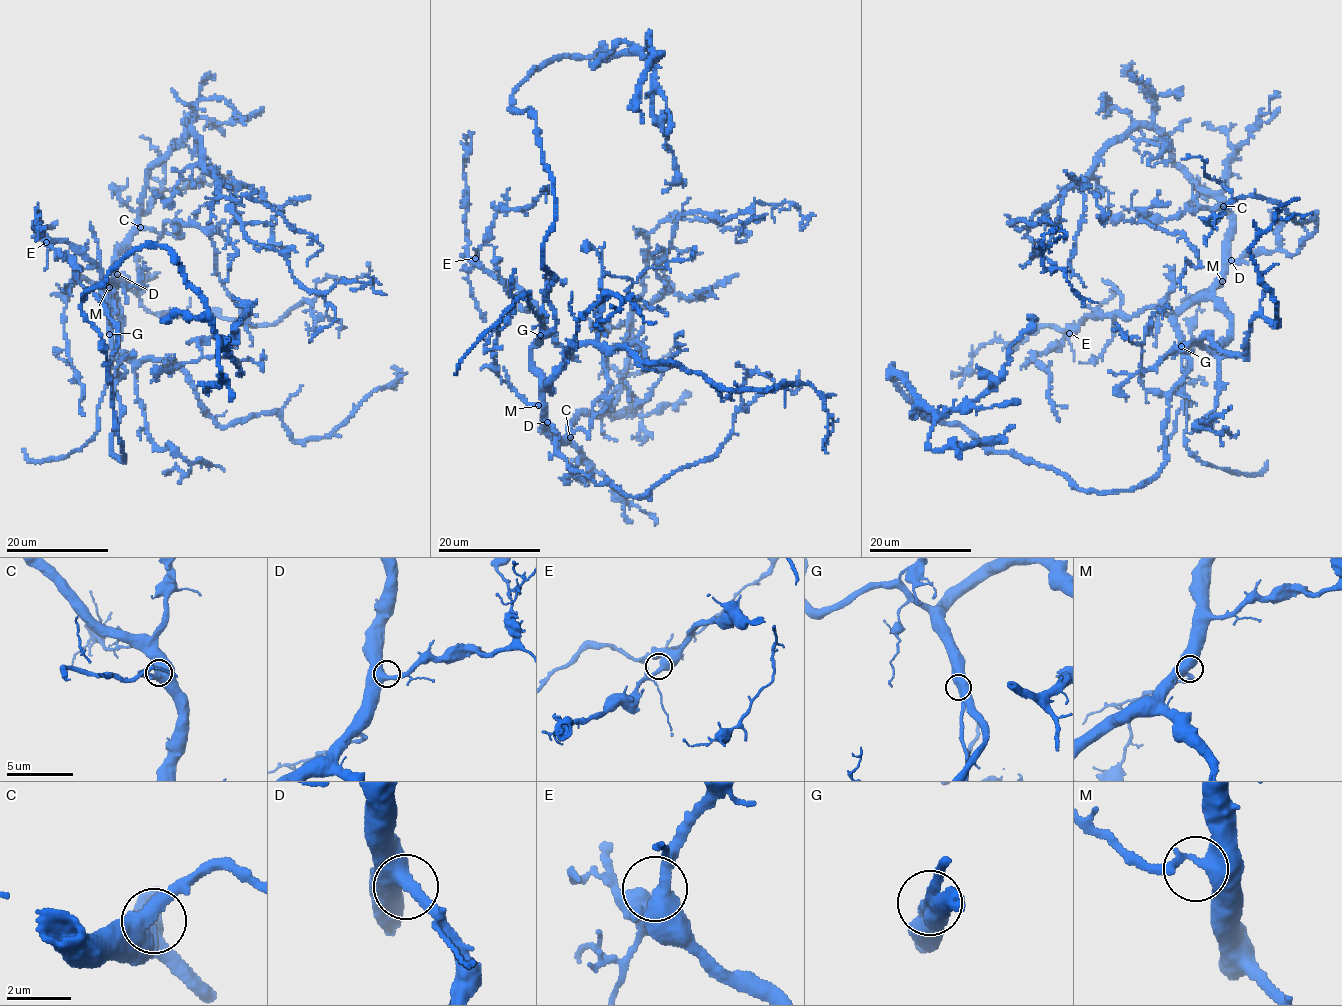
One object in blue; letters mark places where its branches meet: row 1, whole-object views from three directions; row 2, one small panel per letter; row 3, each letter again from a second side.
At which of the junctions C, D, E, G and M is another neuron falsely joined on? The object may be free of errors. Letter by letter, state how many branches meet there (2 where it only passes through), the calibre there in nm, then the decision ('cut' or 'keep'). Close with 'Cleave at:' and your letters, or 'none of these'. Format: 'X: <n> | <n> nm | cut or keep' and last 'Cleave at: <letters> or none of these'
C: 2 | 440 nm | keep
D: 2 | 500 nm | keep
E: 2 | 550 nm | keep
G: 2 | 550 nm | keep
M: 2 | 440 nm | keep
Cleave at: none of these

